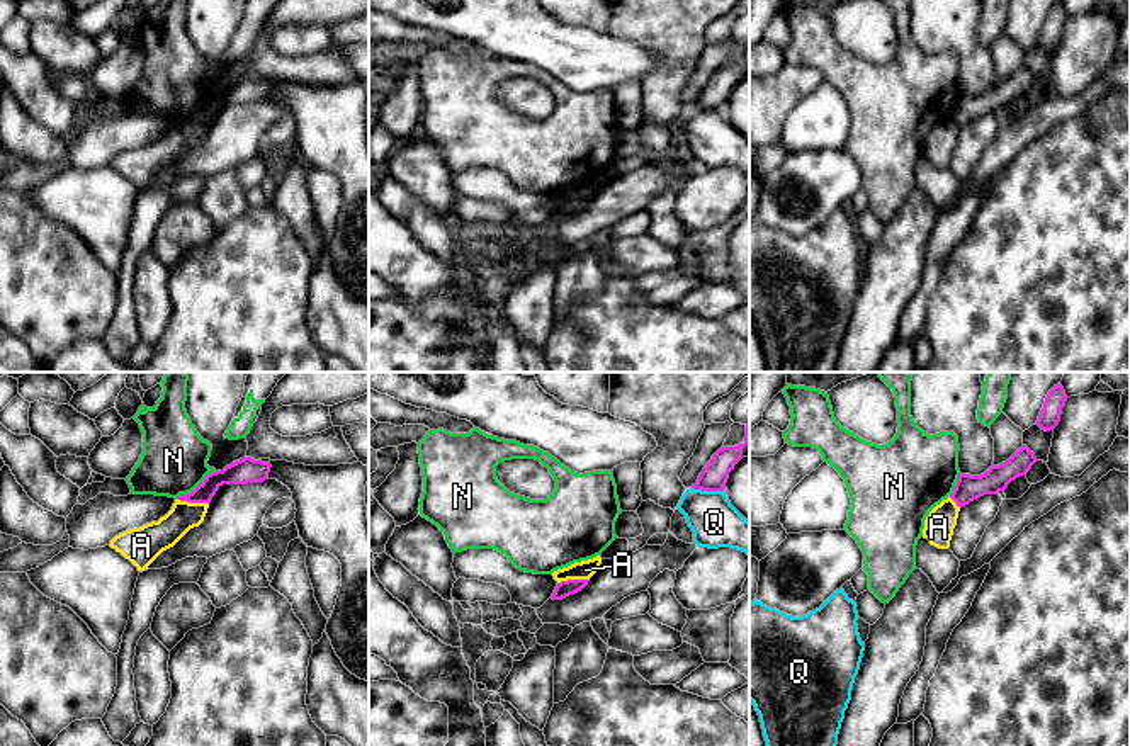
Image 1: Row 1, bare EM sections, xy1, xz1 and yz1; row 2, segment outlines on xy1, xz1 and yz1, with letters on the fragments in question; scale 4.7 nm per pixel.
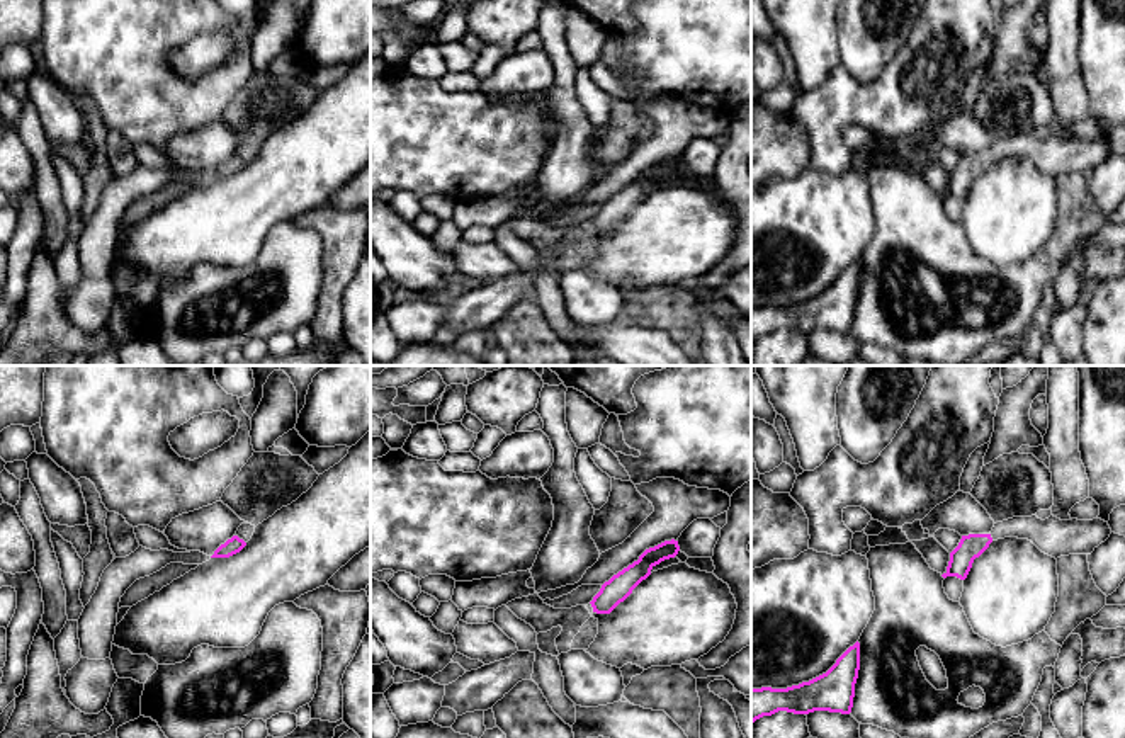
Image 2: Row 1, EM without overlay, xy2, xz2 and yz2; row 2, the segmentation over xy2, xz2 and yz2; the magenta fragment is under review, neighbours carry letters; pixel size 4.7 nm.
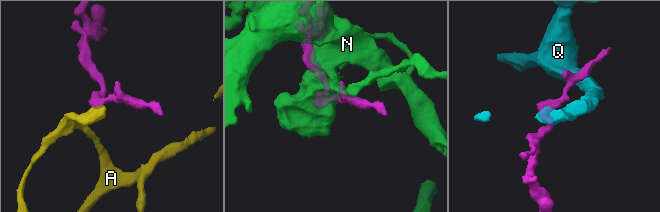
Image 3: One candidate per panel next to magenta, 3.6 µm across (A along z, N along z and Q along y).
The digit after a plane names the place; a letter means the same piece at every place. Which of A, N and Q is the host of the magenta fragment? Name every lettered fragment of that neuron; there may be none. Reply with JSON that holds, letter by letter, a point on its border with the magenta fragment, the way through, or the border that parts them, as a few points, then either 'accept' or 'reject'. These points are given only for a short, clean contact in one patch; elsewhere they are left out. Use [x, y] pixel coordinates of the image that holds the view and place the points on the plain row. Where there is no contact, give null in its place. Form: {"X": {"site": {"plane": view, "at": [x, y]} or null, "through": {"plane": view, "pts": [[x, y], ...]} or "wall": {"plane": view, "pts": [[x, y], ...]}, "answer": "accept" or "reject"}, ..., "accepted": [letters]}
{"A": {"site": {"plane": "xy1", "at": [192, 121]}, "wall": {"plane": "xy1", "pts": [[177, 118], [208, 123]]}, "answer": "reject"}, "N": {"site": {"plane": "xy1", "at": [197, 106]}, "answer": "reject"}, "Q": {"site": {"plane": "xz1", "at": [707, 109]}, "wall": {"plane": "xz1", "pts": [[692, 106], [723, 111]]}, "answer": "reject"}, "accepted": []}

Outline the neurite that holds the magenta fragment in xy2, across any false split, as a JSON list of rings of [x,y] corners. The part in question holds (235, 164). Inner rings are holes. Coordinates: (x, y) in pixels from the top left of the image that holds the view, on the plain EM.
[[[248,141],[241,143],[236,153],[231,158],[228,158],[224,163],[221,163],[211,177],[229,177],[240,172],[252,158],[253,151],[255,151],[255,145]]]

